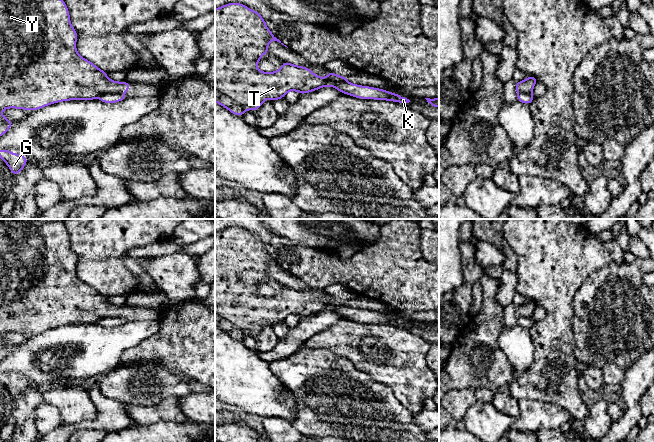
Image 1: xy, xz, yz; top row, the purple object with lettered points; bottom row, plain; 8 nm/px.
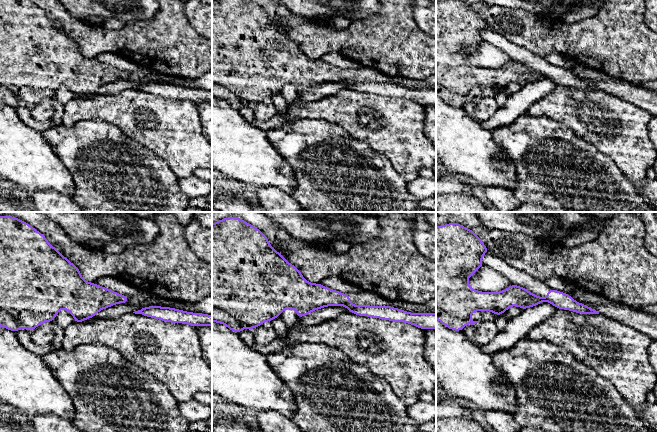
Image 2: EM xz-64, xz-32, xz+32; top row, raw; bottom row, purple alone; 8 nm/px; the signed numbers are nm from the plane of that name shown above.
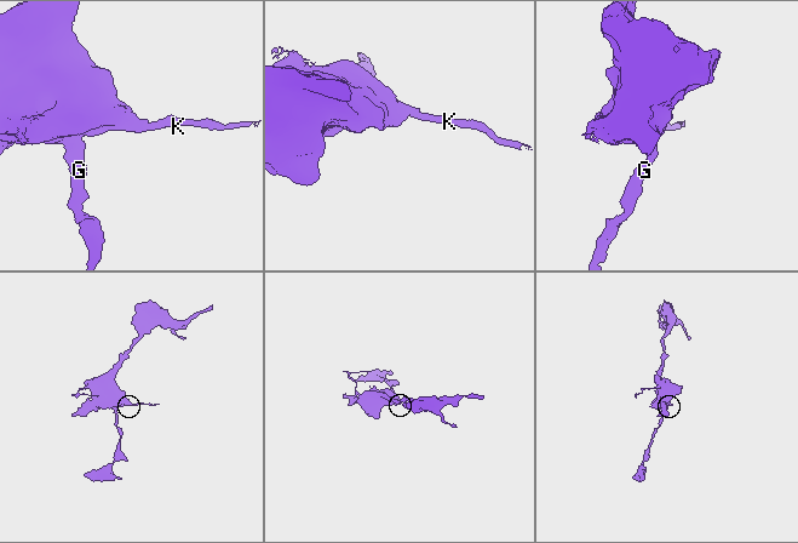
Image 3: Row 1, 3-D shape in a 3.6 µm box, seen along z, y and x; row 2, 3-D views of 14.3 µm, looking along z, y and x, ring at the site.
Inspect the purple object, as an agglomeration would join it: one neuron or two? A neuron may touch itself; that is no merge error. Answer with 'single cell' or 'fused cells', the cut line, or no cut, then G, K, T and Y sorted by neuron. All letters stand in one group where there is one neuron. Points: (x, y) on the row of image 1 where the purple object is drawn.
fused cells; cut in xy along (123, 93), (103, 93), (101, 95); G T Y / K

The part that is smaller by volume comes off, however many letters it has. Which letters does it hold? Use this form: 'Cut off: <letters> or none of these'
Cut off: K

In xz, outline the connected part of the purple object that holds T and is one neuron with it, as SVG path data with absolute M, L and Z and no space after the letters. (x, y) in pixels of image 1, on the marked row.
M237 2L228 3L228 4L225 4L221 7L218 7L215 9L215 102L217 102L222 107L228 109L232 114L234 114L236 116L242 116L248 109L251 111L255 111L258 108L260 108L263 104L265 104L264 103L265 98L268 98L274 102L278 99L284 98L284 96L289 91L297 91L300 93L300 95L302 95L302 94L306 94L309 92L316 91L316 90L323 88L323 87L328 87L328 86L334 87L334 83L332 81L330 81L327 78L322 78L322 77L314 74L308 67L293 65L287 61L283 61L283 66L274 72L259 71L257 69L257 65L259 63L259 60L261 59L261 57L264 54L270 52L268 49L268 43L272 42L272 41L277 41L277 42L281 43L282 45L284 45L268 29L268 27L266 25L266 21L263 19L263 17L260 15L259 12L254 11L254 10L248 8L246 5L241 4L241 3L237 3Z

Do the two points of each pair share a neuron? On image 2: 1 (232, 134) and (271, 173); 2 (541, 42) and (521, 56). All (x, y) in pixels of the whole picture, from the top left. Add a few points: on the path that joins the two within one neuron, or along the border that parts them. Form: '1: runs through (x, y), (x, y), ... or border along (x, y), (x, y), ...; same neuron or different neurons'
1: runs through (242, 144), (261, 163); same neuron
2: border along (508, 39), (544, 58); different neurons

